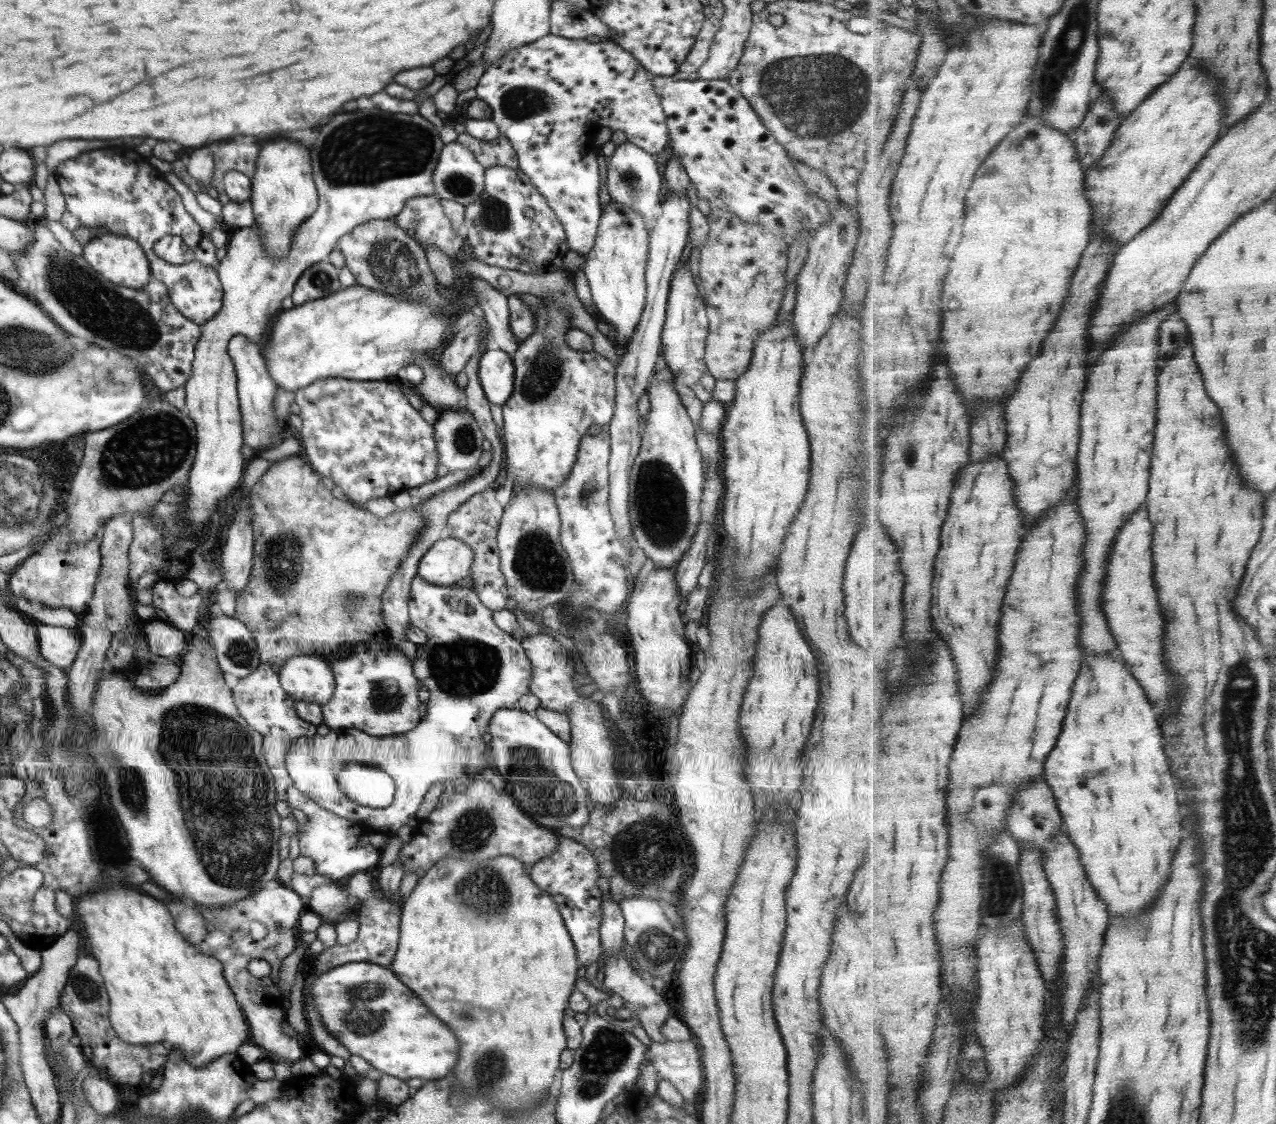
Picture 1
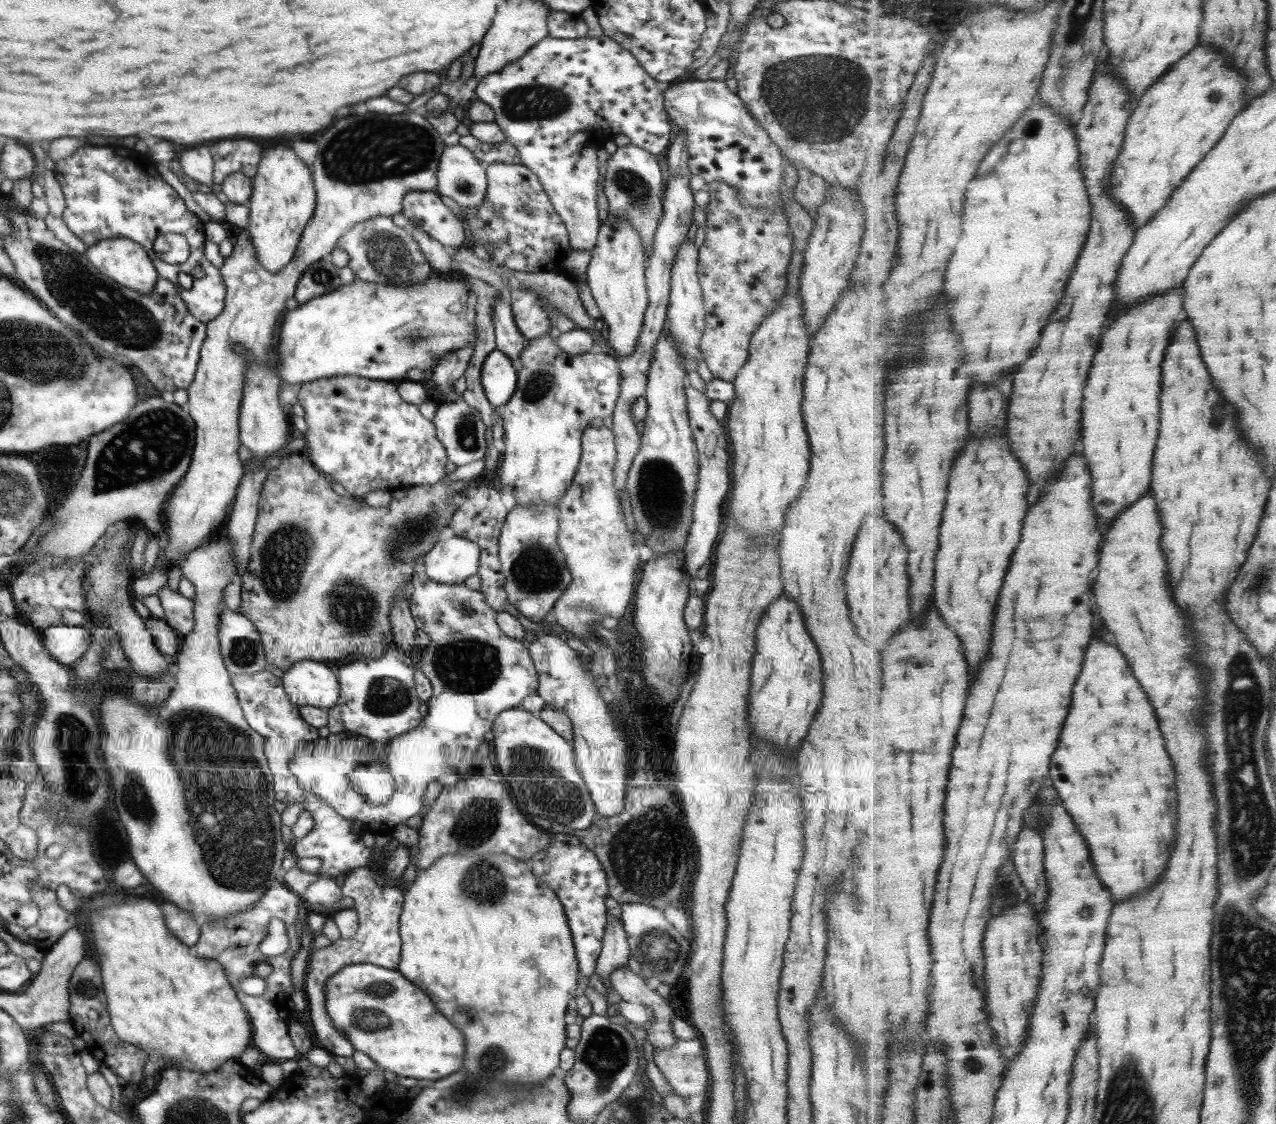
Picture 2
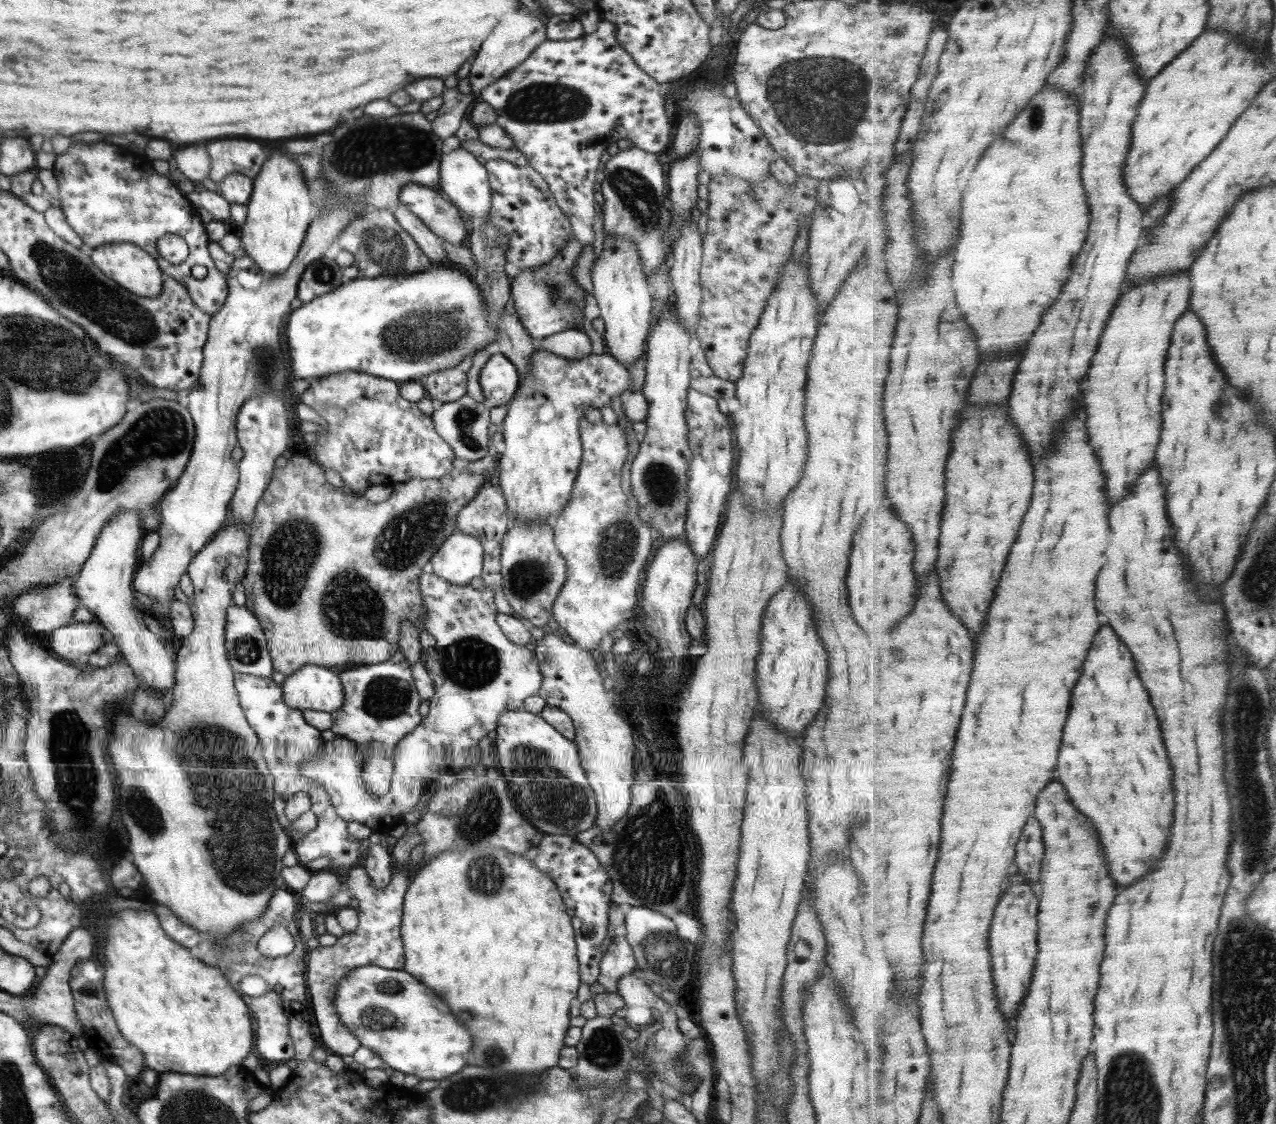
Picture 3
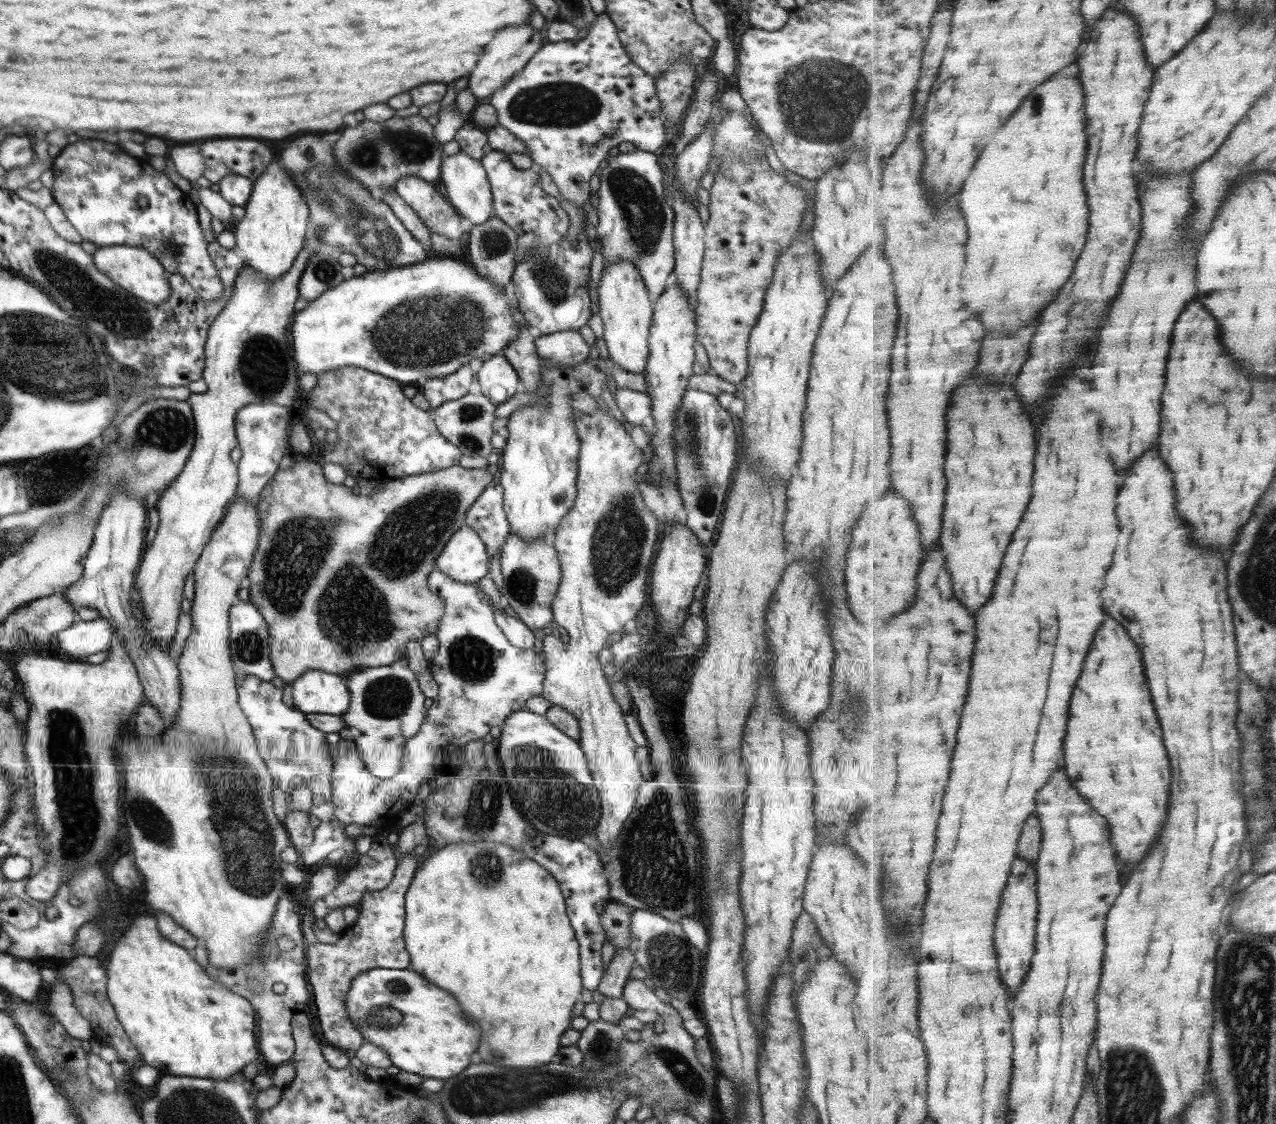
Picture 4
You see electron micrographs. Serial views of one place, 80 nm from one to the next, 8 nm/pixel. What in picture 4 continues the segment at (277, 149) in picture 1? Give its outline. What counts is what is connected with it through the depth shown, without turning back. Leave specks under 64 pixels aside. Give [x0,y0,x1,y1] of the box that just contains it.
[233,160,311,281]

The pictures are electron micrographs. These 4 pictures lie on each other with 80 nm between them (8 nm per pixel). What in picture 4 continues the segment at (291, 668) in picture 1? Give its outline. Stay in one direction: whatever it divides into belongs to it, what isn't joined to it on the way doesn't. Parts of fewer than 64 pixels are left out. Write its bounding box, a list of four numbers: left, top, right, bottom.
[284,670,350,714]

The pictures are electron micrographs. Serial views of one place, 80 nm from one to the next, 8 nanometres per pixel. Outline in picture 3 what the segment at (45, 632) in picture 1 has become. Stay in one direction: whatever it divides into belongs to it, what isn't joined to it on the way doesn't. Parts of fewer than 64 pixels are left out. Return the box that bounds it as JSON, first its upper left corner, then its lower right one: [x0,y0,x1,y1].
[49,620,105,663]

